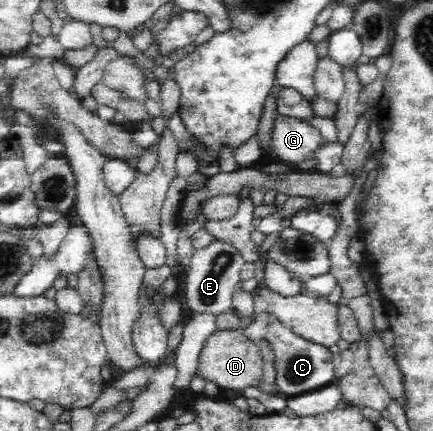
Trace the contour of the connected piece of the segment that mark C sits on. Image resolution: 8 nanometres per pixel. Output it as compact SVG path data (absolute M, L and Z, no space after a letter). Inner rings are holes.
M269 312L258 313L254 319L240 329L241 335L260 346L260 343L267 343L273 353L273 364L276 369L276 383L279 394L286 398L296 397L304 393L313 392L336 382L333 357L326 346L318 345L294 330L288 329L280 320Z

